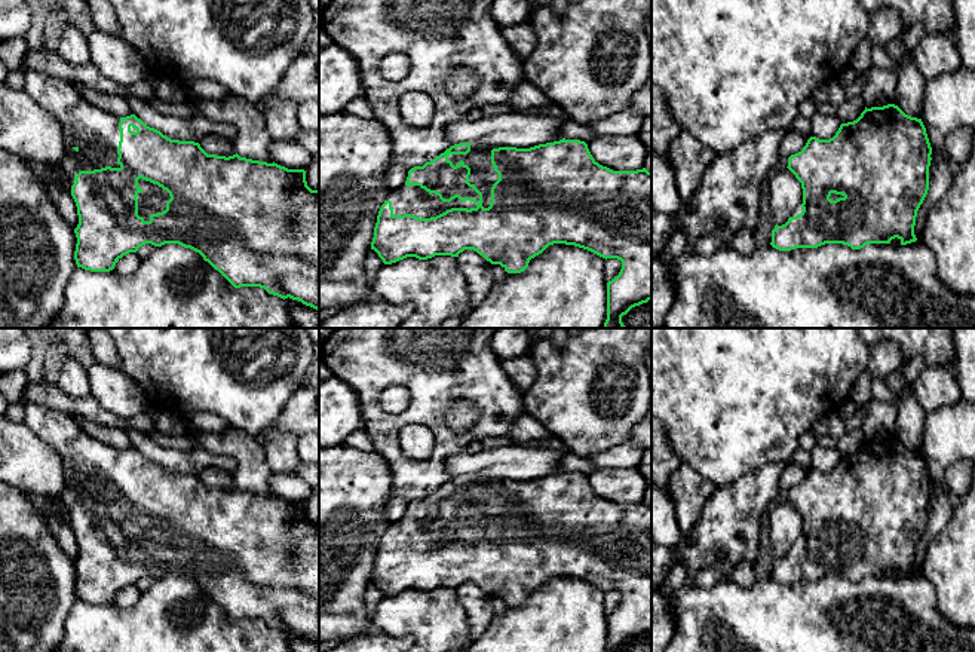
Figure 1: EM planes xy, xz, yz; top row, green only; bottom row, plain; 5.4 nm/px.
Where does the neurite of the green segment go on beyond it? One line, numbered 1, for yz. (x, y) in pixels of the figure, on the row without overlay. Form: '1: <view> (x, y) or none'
1: yz (833, 529)

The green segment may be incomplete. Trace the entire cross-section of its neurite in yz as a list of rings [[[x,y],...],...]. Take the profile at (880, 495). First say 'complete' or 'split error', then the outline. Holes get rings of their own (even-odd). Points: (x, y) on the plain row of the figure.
split error; [[[887,437],[883,440],[871,440],[871,441],[865,440],[865,443],[861,446],[861,449],[856,453],[841,456],[836,468],[830,472],[819,472],[816,469],[810,469],[801,484],[791,487],[788,490],[788,499],[787,499],[801,515],[803,536],[788,551],[785,557],[775,558],[775,561],[772,563],[770,578],[779,584],[791,584],[795,581],[818,581],[825,576],[843,576],[850,579],[852,582],[861,582],[870,576],[890,576],[890,573],[895,570],[901,573],[901,578],[916,575],[917,570],[914,567],[914,558],[916,558],[917,544],[923,536],[929,523],[929,499],[932,493],[930,487],[932,487],[932,480],[922,451],[905,447],[895,437]]]

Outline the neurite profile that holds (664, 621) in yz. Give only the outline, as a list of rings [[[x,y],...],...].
[[[675,561],[666,579],[651,591],[651,652],[666,652],[675,634],[674,593],[689,581],[683,561]]]

